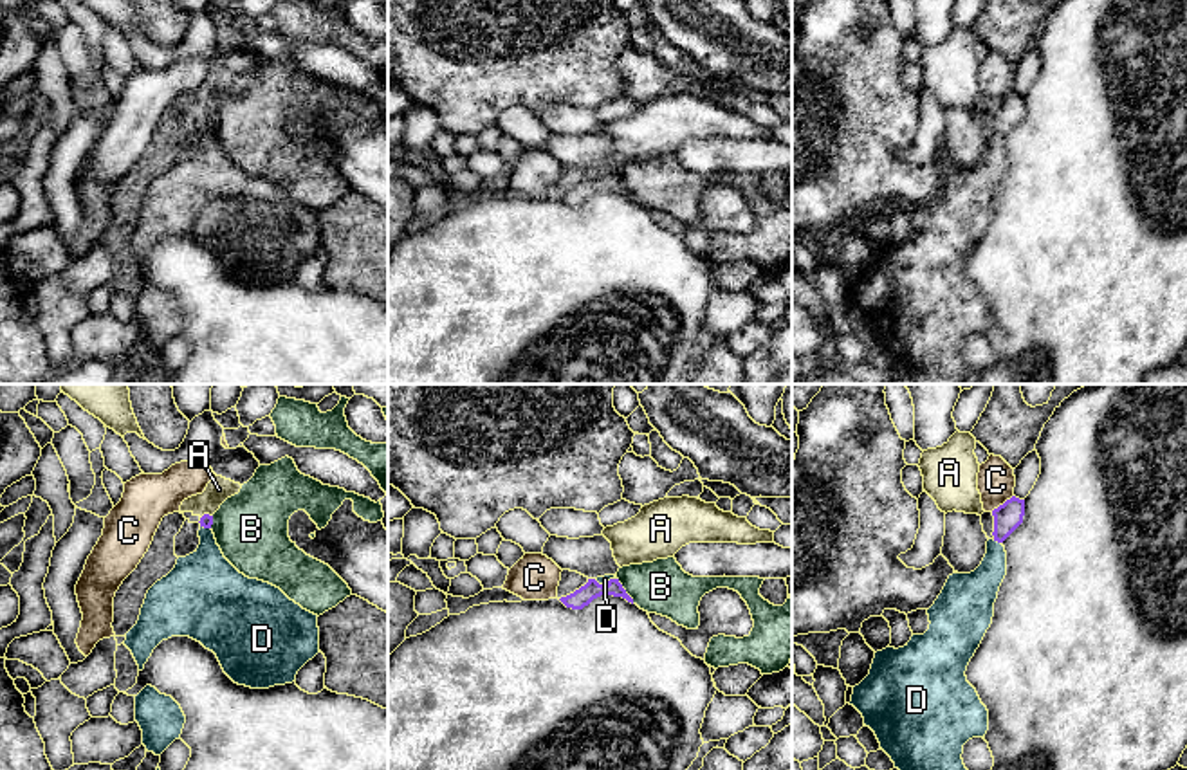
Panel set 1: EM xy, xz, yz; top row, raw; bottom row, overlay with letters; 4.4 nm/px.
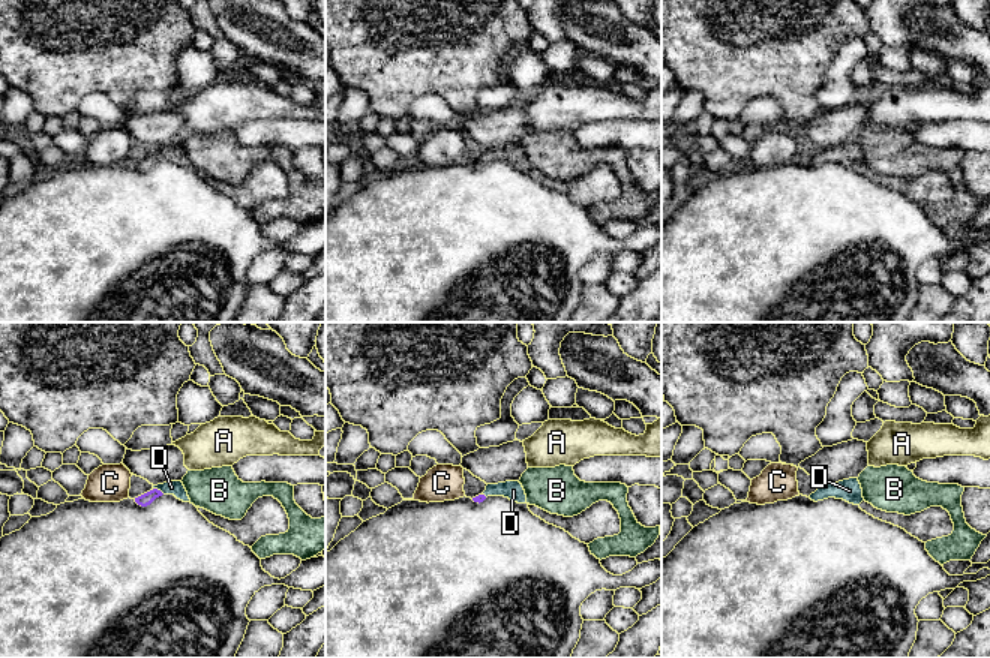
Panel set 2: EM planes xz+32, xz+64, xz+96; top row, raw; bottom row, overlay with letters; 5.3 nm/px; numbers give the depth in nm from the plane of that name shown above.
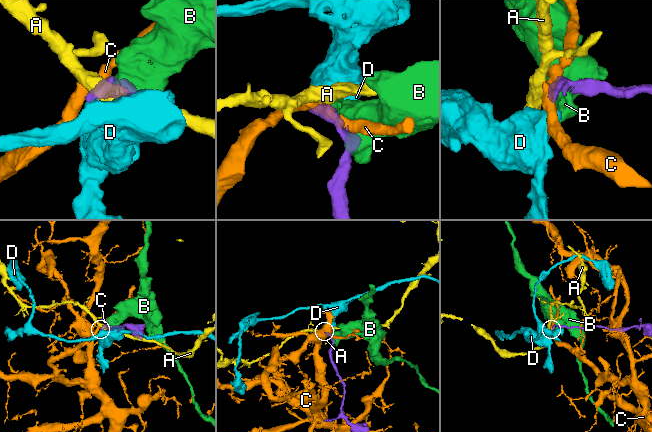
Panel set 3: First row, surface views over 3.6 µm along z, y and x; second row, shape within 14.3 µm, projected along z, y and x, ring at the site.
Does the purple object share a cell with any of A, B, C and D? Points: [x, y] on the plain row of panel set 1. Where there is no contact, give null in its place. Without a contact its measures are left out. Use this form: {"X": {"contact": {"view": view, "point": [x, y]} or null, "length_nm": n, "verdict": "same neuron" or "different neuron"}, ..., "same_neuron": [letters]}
{"A": {"contact": {"view": "xy", "point": [206, 110]}, "length_nm": 60, "verdict": "different neuron"}, "B": {"contact": {"view": "xz", "point": [625, 186]}, "length_nm": 140, "verdict": "different neuron"}, "C": {"contact": {"view": "yz", "point": [1003, 100]}, "length_nm": 130, "verdict": "different neuron"}, "D": {"contact": {"view": "yz", "point": [996, 136]}, "length_nm": 40, "verdict": "same neuron"}, "same_neuron": ["D"]}

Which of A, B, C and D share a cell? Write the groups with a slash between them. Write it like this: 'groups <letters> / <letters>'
groups A / B / C / D

